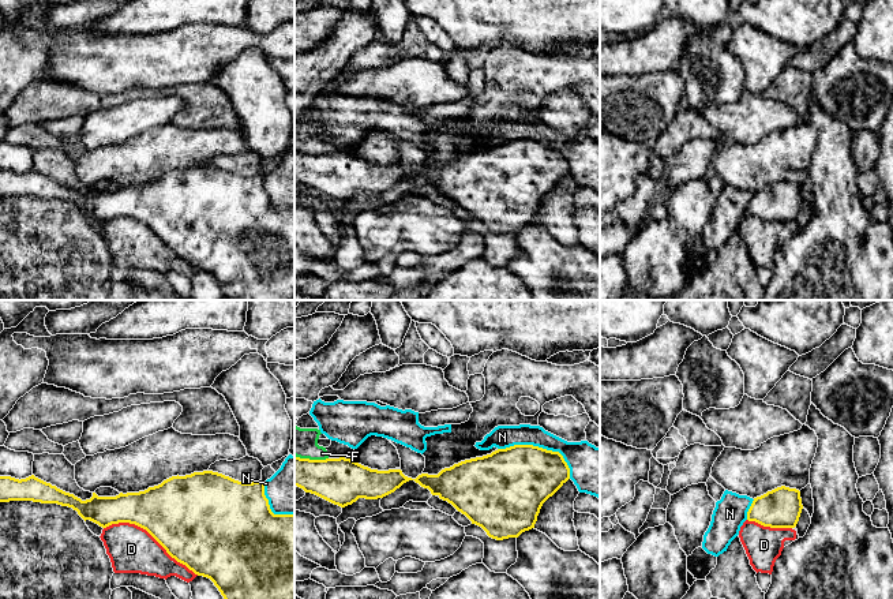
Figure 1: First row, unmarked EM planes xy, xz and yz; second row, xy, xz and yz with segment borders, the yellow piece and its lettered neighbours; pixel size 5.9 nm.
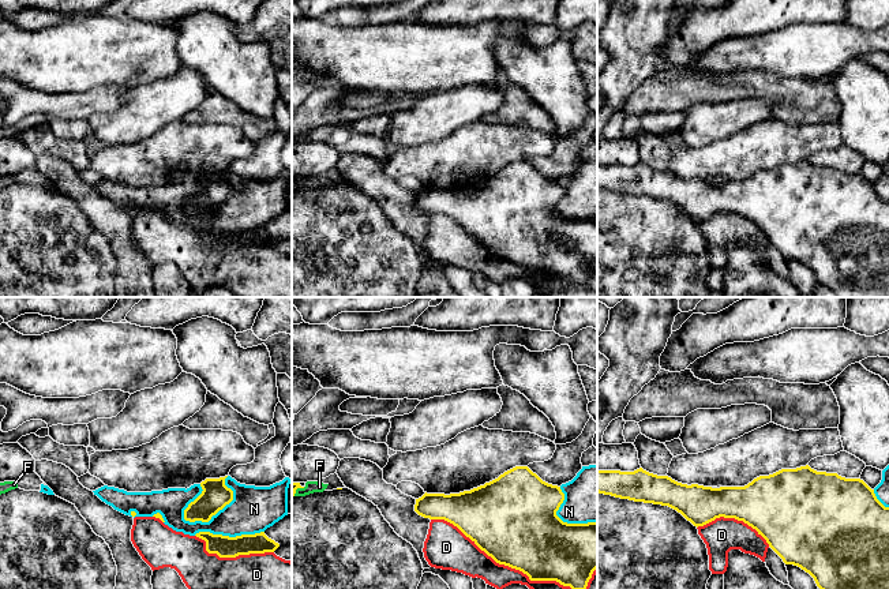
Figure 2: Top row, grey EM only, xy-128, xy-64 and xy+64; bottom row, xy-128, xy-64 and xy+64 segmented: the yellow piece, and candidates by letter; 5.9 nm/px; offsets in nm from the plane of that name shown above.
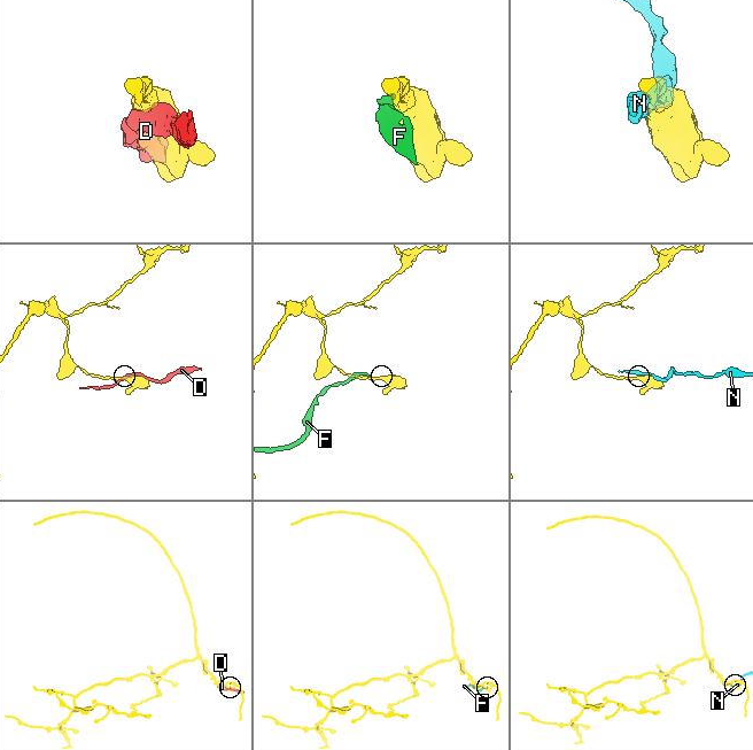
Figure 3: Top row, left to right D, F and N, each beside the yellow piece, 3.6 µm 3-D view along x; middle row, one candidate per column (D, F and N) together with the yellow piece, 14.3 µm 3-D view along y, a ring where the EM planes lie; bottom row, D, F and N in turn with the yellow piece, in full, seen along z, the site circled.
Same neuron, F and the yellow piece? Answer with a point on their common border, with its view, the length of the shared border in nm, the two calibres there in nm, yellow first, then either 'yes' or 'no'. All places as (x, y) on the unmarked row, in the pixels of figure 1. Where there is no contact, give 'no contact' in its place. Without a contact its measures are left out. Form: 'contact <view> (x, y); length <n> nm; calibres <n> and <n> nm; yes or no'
contact xz (311, 154); length 200 nm; calibres 280 and 180 nm; no

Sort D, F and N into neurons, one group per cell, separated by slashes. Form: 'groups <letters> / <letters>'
groups D / F N

